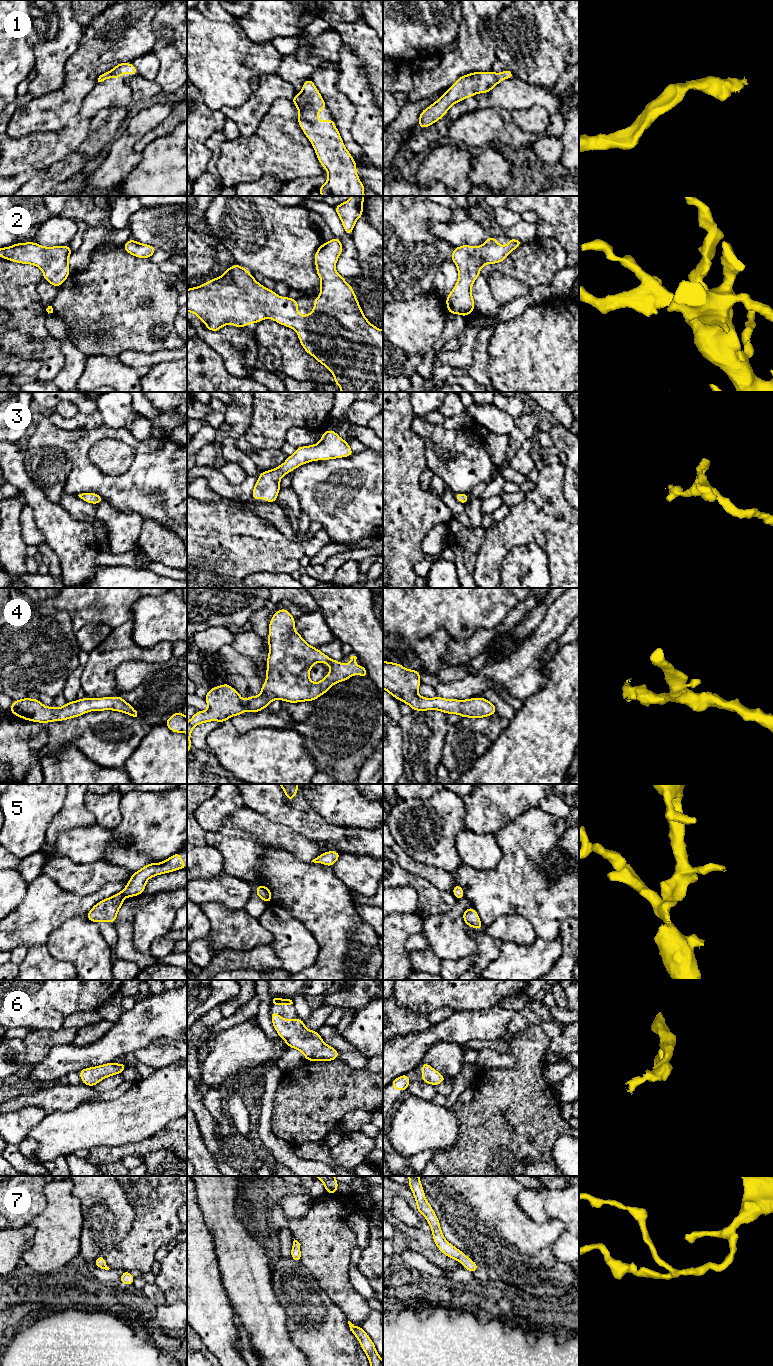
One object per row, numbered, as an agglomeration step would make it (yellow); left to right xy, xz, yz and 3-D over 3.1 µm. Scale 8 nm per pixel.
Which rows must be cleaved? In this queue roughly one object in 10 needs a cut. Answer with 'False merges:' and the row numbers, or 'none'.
False merges: none

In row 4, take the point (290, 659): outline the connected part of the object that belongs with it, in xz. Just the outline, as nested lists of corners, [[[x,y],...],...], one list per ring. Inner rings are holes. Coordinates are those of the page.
[[[287,609],[278,610],[271,618],[269,623],[268,635],[269,654],[267,658],[266,680],[261,685],[261,694],[259,696],[249,696],[243,701],[239,692],[233,689],[228,683],[221,686],[212,687],[205,701],[208,704],[208,709],[205,711],[197,711],[192,718],[187,722],[187,752],[191,752],[190,734],[196,725],[218,721],[223,723],[232,716],[242,715],[246,710],[249,713],[260,712],[275,699],[286,701],[289,703],[314,701],[321,695],[325,694],[331,686],[336,683],[346,681],[353,677],[356,673],[362,677],[368,677],[367,670],[361,664],[356,666],[356,656],[351,656],[351,662],[343,664],[337,660],[332,660],[328,655],[322,653],[318,648],[310,646],[301,635],[295,631],[295,618]],[[315,663],[325,663],[330,667],[330,672],[318,683],[313,683],[310,680],[309,672]]]

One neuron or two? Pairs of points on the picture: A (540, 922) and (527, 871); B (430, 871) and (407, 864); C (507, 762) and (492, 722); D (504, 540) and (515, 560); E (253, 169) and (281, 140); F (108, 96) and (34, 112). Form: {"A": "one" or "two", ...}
{"A": "one", "B": "one", "C": "two", "D": "two", "E": "one", "F": "two"}

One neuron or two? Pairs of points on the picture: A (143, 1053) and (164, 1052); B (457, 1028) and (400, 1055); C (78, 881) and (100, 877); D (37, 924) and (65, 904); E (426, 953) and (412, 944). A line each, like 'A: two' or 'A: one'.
A: one
B: one
C: one
D: one
E: one

